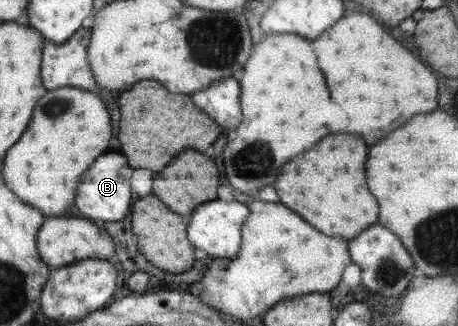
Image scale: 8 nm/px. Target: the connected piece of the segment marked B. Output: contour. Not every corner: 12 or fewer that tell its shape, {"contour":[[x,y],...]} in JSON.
{"contour":[[100,155],[80,177],[74,207],[86,219],[120,221],[130,169]]}

